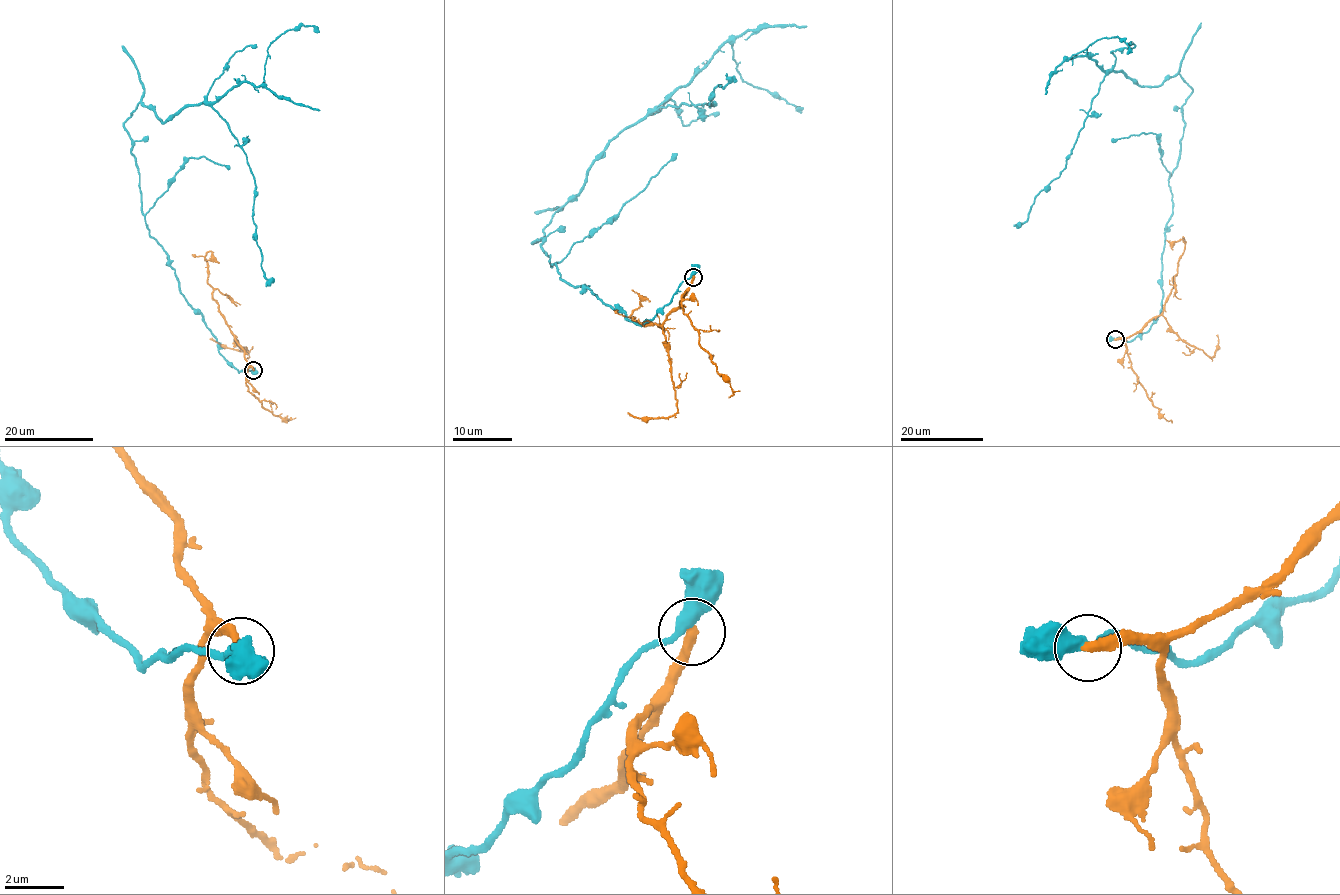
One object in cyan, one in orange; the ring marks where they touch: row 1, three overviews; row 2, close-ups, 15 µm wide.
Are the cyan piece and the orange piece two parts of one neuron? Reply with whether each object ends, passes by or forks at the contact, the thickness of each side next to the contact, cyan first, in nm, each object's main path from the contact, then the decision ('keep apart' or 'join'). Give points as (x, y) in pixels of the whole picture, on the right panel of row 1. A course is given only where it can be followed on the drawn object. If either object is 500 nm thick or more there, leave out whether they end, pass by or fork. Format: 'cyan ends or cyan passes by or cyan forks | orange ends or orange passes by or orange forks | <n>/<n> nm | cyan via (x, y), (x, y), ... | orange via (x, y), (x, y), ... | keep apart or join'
cyan passes by | orange ends | 400/360 nm | cyan via (1115, 339), (1159, 314), (1191, 87), (1107, 73), (1066, 168), (1013, 226) | orange via (1115, 340), (1140, 332), (1163, 311), (1185, 246), (1184, 241), (1166, 240) | keep apart

